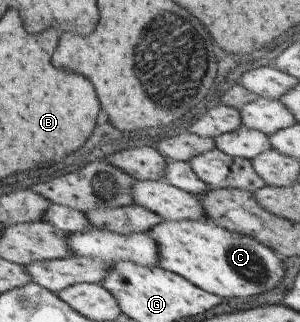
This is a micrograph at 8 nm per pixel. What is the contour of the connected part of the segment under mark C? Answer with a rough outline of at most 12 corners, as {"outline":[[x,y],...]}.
{"outline":[[208,220],[146,233],[158,266],[221,298],[274,290],[283,260]]}

